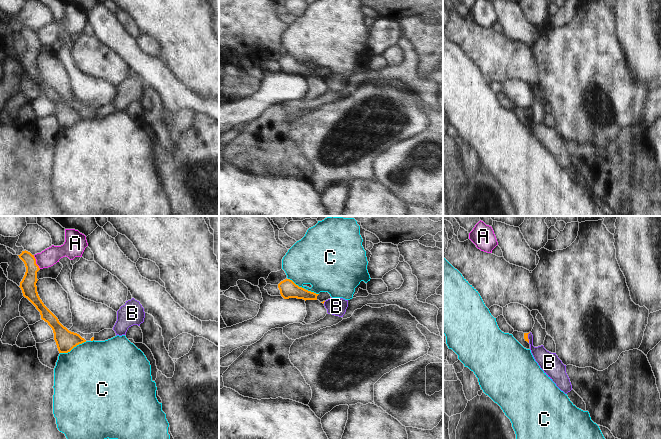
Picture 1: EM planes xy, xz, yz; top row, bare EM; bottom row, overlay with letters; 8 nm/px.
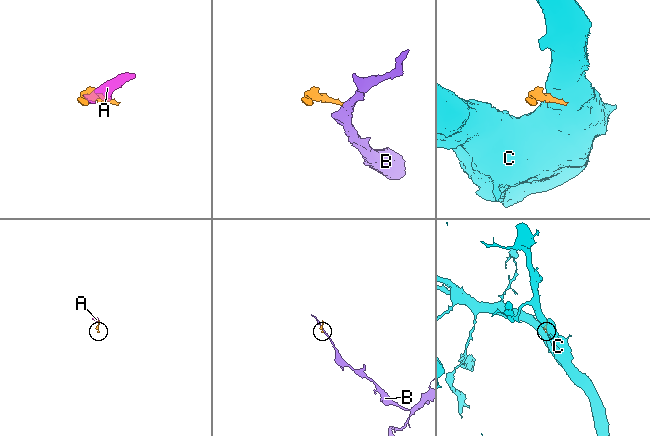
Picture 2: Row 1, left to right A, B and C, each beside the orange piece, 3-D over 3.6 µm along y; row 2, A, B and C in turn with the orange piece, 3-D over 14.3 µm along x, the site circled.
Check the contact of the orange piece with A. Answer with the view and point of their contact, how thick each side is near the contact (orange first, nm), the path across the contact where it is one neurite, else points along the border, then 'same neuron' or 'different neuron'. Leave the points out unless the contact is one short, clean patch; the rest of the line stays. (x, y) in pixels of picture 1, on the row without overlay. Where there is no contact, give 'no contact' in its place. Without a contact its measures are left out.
meets orange in xy at (35, 38); 130 nm thick on the orange side, 140 nm on the other; border along xy (33, 31), (36, 40), (40, 44); different neuron

